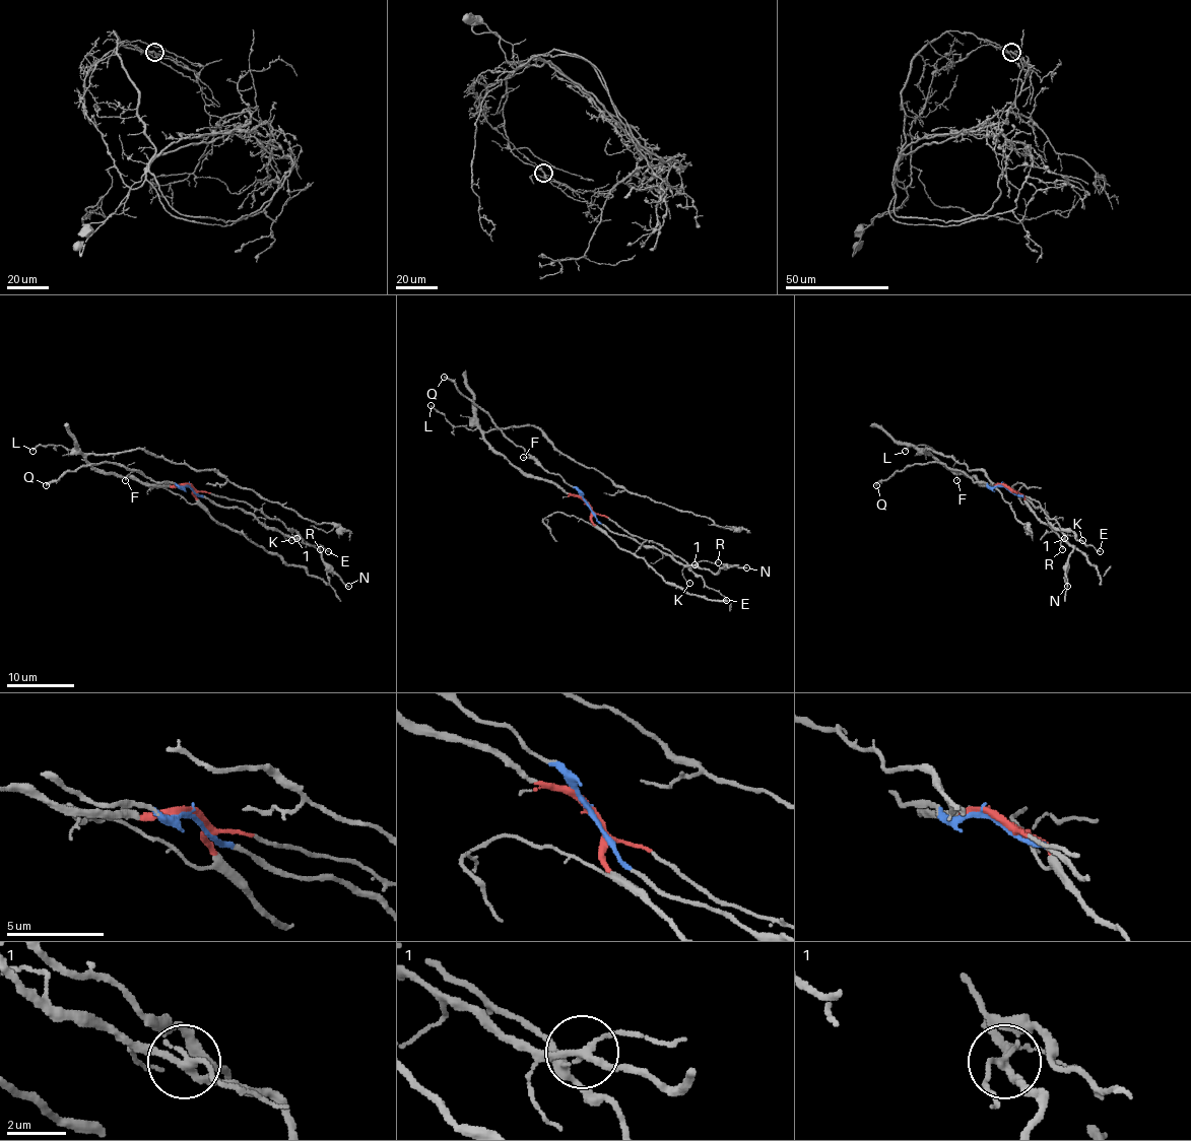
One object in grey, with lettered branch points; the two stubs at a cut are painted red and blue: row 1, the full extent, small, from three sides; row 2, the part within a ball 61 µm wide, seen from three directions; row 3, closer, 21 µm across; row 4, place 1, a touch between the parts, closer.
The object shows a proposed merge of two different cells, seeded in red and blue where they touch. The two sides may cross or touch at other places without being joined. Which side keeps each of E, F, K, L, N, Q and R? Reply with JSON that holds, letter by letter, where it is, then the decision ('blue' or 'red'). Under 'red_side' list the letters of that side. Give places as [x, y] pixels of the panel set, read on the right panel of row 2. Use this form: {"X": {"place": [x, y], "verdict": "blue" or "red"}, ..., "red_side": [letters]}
{"E": {"place": [1100, 551], "verdict": "red"}, "F": {"place": [956, 480], "verdict": "blue"}, "K": {"place": [1082, 540], "verdict": "blue"}, "L": {"place": [905, 451], "verdict": "red"}, "N": {"place": [1067, 586], "verdict": "blue"}, "Q": {"place": [876, 485], "verdict": "blue"}, "R": {"place": [1062, 549], "verdict": "red"}, "red_side": ["E", "L", "R"]}

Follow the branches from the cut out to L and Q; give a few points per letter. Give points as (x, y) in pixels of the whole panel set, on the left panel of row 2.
L: (190, 487), (153, 485), (102, 473), (79, 454), (56, 445), (38, 445), (32, 450)
Q: (190, 487), (146, 478), (123, 465), (108, 462), (81, 465), (46, 485)

